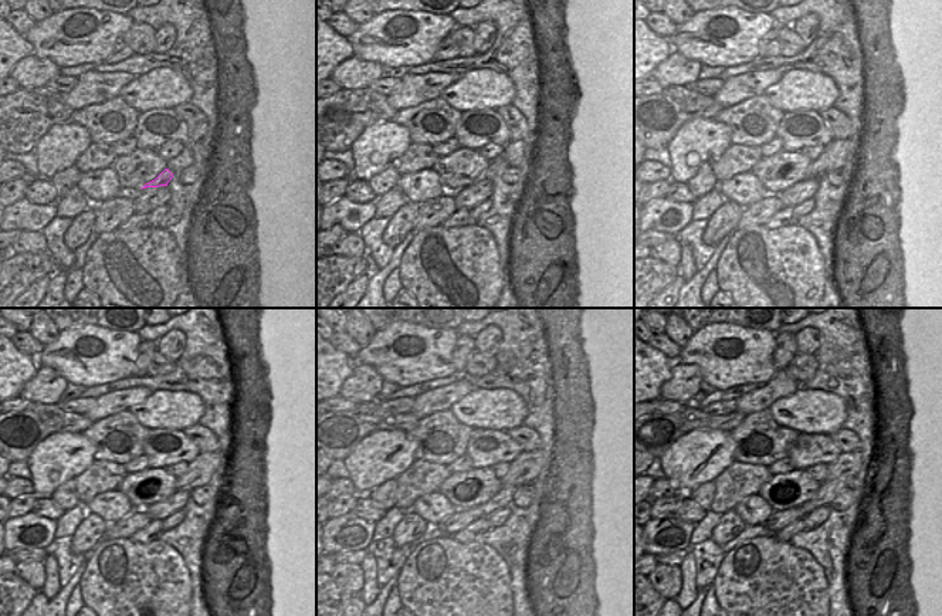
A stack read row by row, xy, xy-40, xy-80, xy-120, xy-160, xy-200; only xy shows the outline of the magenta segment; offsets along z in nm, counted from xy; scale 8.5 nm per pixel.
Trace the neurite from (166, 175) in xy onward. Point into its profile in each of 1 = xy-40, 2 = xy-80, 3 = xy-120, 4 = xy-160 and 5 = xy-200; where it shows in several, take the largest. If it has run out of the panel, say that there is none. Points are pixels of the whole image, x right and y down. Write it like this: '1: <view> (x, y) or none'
1: xy-40 (517, 154)
2: xy-80 (833, 156)
3: xy-120 (200, 470)
4: xy-160 (522, 470)
5: xy-200 (847, 464)

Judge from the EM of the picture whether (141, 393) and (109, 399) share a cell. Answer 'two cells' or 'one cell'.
one cell

